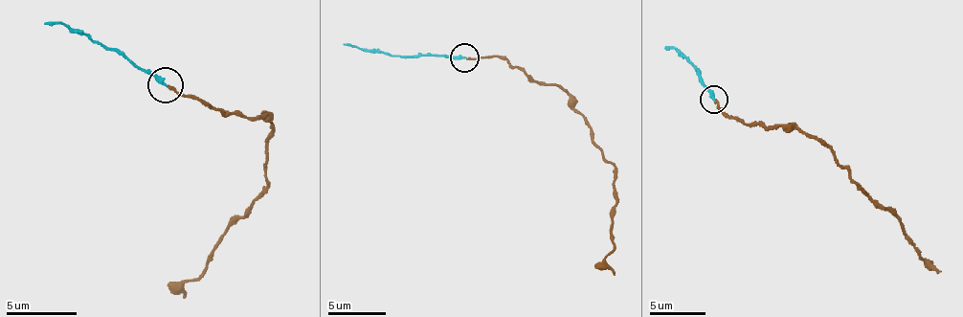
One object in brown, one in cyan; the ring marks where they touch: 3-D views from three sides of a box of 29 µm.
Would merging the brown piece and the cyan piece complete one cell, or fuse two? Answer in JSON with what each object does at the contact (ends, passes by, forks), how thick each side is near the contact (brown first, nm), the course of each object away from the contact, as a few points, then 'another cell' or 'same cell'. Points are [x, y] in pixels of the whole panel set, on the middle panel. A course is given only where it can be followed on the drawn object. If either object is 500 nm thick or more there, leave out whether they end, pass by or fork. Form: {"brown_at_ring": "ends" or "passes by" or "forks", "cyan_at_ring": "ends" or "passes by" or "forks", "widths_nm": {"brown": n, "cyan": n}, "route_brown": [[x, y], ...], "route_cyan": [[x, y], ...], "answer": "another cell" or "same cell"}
{"brown_at_ring": "ends", "cyan_at_ring": "ends", "widths_nm": {"brown": 170, "cyan": 280}, "route_brown": [[465, 59], [496, 56], [534, 79], [559, 85], [592, 129], [615, 170], [615, 245], [605, 260], [613, 274]], "route_cyan": [[465, 56], [392, 56], [343, 45]], "answer": "same cell"}

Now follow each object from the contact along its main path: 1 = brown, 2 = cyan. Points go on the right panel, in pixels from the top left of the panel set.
1: (716, 99), (723, 110), (770, 128), (792, 125), (832, 150), (859, 185), (893, 212), (925, 261), (940, 270)
2: (713, 99), (692, 63), (665, 46)

